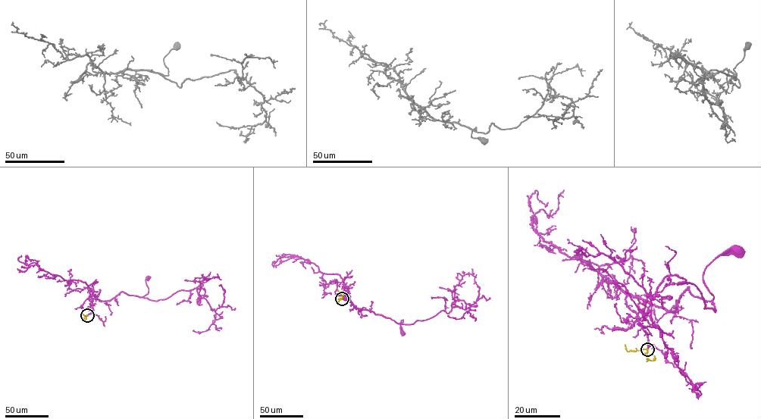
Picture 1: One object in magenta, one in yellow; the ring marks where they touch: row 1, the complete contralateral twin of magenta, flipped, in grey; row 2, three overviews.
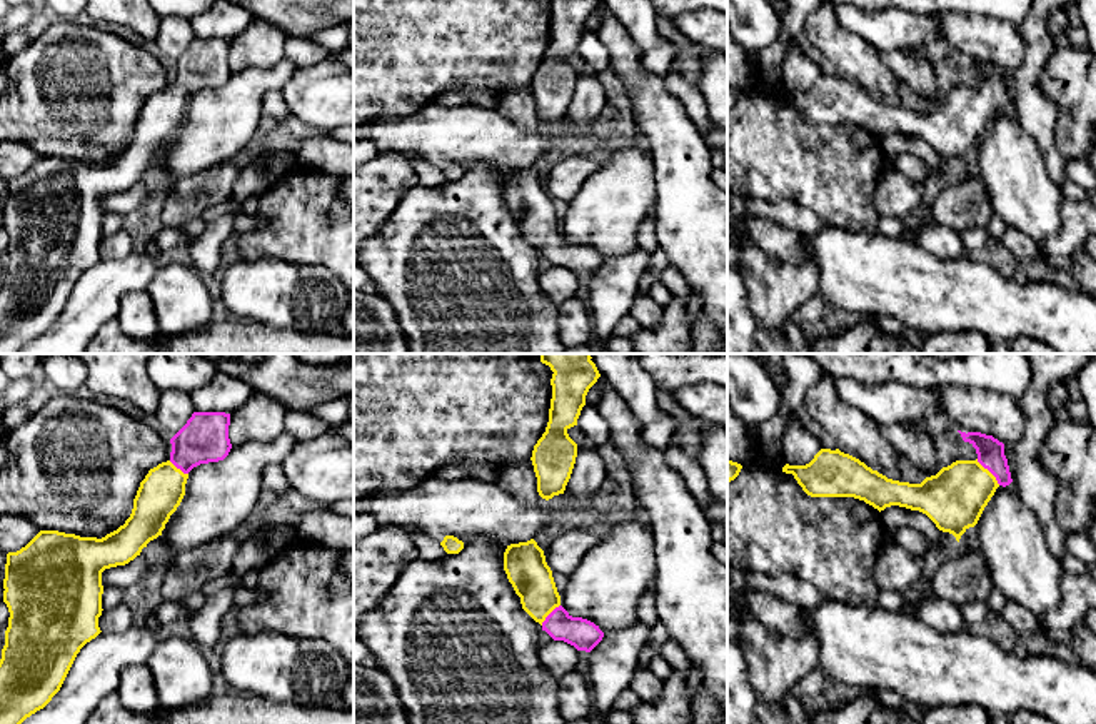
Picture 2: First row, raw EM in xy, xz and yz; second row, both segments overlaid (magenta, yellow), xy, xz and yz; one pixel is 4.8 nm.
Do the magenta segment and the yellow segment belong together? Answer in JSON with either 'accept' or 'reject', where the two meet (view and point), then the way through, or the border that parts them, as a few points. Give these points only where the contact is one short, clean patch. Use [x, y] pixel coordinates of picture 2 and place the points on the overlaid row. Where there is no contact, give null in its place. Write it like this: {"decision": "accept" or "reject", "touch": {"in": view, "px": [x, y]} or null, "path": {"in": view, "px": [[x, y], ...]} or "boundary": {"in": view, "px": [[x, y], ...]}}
{"decision": "accept", "touch": {"in": "yz", "px": [990, 471]}, "path": {"in": "yz", "px": [[990, 451], [990, 471], [955, 497]]}}

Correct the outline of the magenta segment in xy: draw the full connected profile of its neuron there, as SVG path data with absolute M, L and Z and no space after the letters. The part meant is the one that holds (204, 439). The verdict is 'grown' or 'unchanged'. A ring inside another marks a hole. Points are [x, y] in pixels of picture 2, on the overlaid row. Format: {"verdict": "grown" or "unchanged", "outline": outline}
{"verdict": "grown", "outline": "M194 412L187 424L170 439L170 459L150 469L140 482L132 514L117 530L102 539L40 530L25 547L7 554L3 602L8 607L10 617L0 659L0 724L22 724L27 717L43 709L60 691L80 649L102 632L98 627L98 617L103 611L102 572L128 564L140 556L150 540L162 535L165 524L185 495L189 472L200 464L219 462L229 455L232 449L229 425L230 414Z"}

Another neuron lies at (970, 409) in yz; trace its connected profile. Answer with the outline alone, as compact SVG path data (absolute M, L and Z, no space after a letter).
M954 385L934 387L931 392L939 399L956 430L981 432L1003 444L1019 445L1024 412L1016 399Z

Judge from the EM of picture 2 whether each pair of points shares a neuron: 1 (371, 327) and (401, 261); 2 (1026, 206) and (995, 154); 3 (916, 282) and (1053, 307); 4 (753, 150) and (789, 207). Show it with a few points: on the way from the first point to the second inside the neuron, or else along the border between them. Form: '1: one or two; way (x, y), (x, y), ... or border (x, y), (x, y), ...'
1: two; border (376, 292), (392, 309), (402, 334)
2: one; way (1021, 192), (1015, 174), (1008, 167)
3: one; way (950, 296), (975, 296), (998, 307), (1020, 307)
4: two; border (746, 196), (794, 201), (808, 207), (819, 219)

